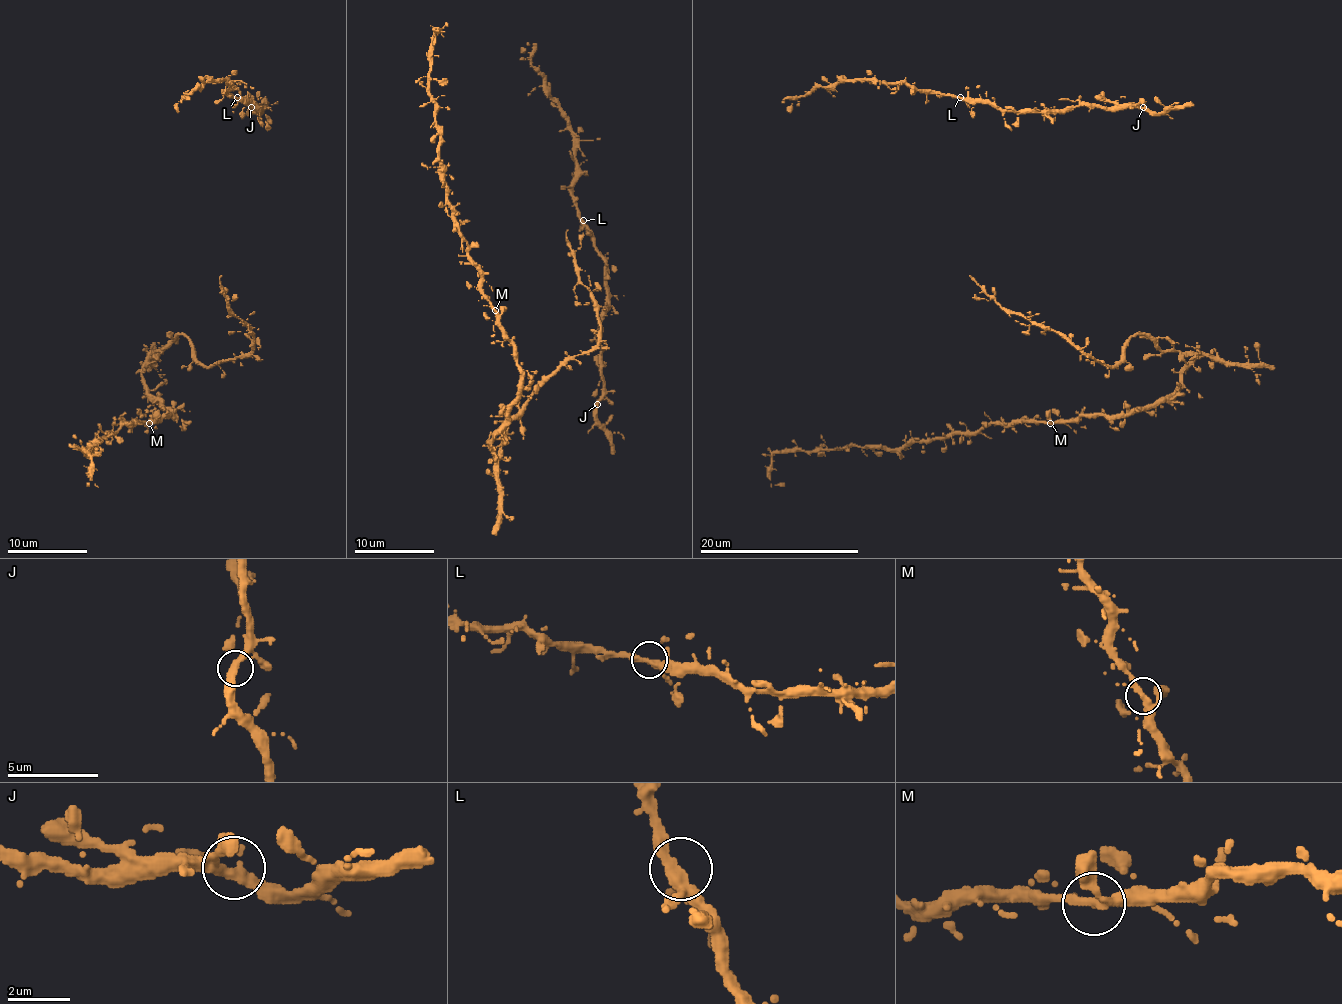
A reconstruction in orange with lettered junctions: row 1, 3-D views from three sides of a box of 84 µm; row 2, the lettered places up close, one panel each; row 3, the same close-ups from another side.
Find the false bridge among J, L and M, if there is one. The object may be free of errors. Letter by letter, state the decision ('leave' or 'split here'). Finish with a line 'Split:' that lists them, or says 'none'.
J: leave
L: leave
M: leave
Split: none

